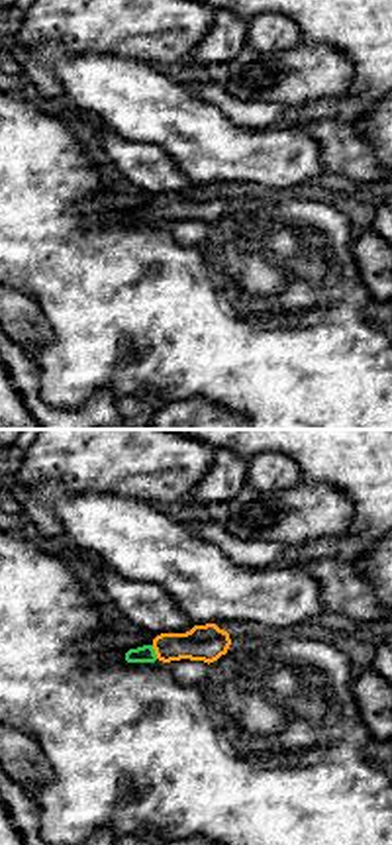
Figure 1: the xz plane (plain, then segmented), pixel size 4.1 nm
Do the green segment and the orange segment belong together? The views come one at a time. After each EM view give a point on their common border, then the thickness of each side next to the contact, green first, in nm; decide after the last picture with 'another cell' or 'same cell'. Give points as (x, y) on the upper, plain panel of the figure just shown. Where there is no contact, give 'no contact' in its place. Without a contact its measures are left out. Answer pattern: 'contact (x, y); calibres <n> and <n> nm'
contact (153, 212); calibres 70 and 150 nm

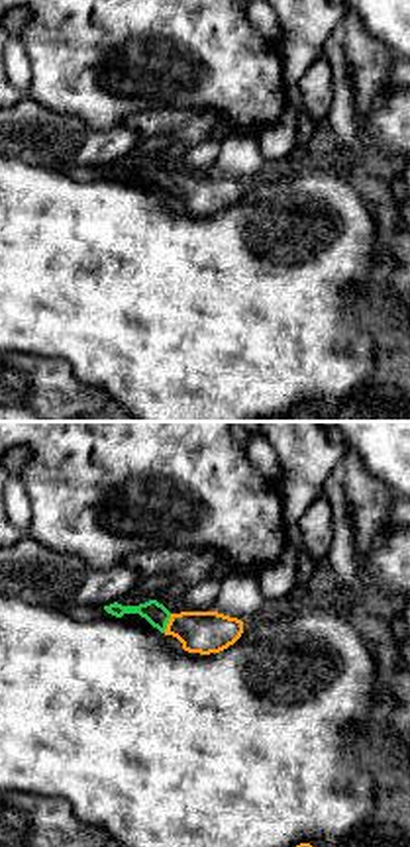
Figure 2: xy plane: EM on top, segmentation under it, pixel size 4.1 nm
contact (167, 183); calibres 90 and 180 nm

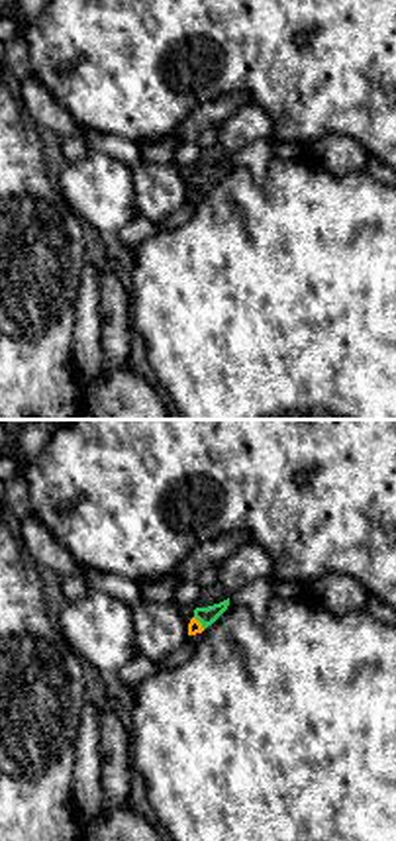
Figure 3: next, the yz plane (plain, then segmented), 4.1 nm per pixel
contact (198, 181); calibres 80 and 60 nm

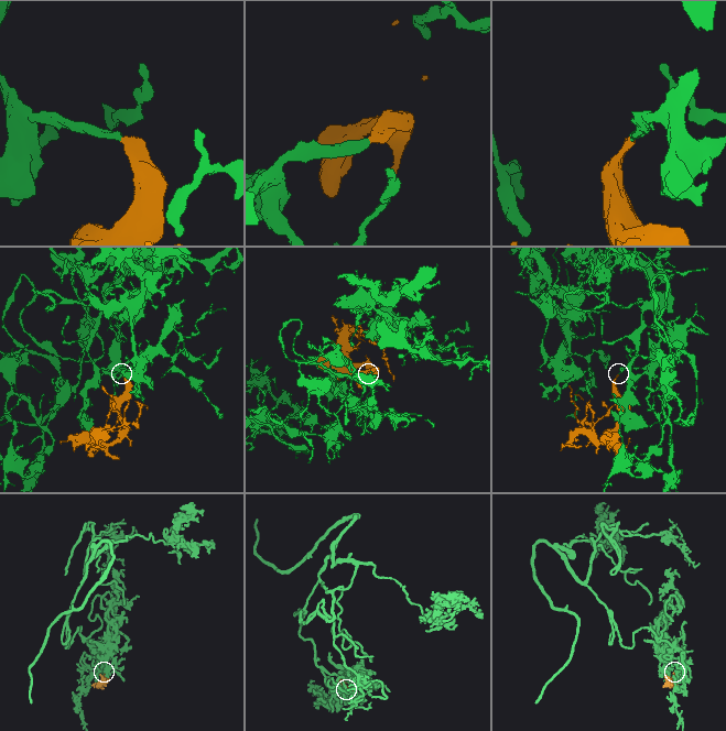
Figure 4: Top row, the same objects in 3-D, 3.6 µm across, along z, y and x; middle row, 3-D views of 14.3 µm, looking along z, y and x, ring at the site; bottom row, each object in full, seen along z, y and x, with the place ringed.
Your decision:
same cell

